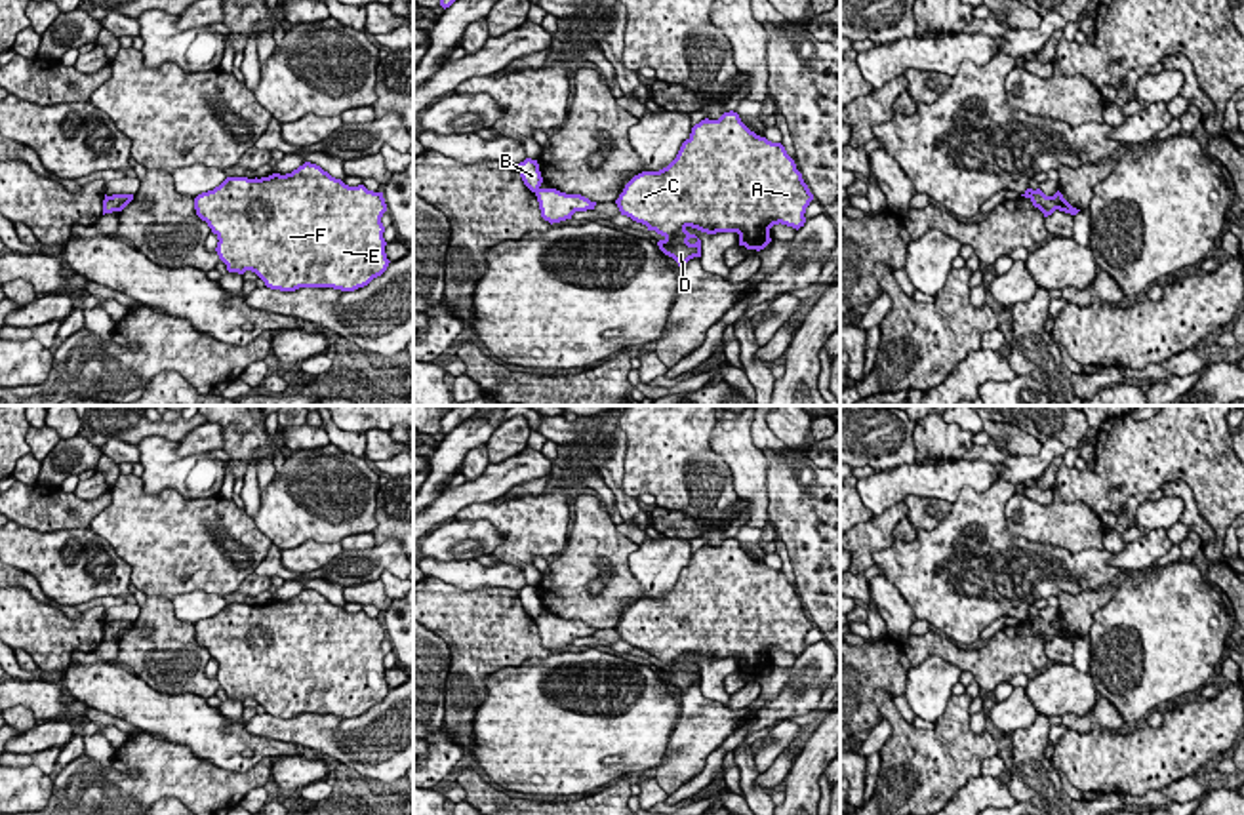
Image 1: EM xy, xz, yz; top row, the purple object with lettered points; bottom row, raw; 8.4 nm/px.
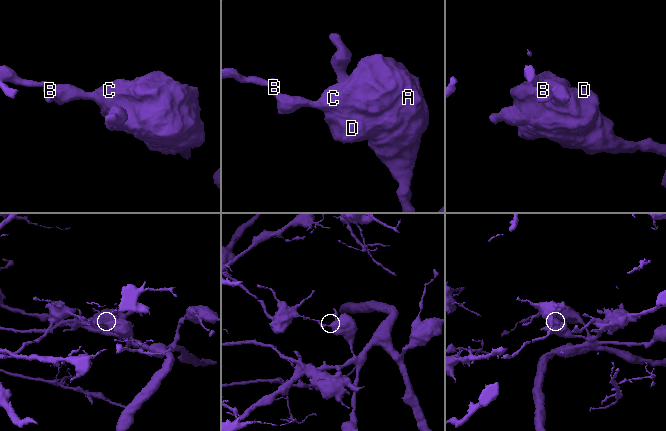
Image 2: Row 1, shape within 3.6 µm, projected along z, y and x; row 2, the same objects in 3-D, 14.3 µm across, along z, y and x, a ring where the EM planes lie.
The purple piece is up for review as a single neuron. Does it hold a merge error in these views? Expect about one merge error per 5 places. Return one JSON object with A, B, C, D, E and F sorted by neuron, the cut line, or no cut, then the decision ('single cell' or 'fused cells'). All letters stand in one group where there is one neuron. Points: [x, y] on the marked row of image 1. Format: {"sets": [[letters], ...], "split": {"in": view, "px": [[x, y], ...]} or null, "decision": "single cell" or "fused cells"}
{"sets": [["A", "C", "D", "E", "F"], ["B"]], "split": {"in": "yz", "px": [[1050, 197], [1056, 208]]}, "decision": "fused cells"}

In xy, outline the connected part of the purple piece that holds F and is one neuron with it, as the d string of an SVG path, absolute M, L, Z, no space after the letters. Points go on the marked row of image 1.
M311 162L286 175L227 177L213 190L198 194L194 209L217 236L215 251L227 270L238 274L251 270L271 289L354 291L381 276L391 263L381 223L387 211L383 192L368 190L364 185L349 187Z

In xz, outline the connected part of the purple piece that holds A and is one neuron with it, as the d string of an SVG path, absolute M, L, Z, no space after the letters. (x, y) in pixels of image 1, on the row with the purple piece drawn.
M730 110L718 120L705 118L695 124L676 158L659 171L634 175L615 204L621 215L661 234L659 249L682 268L690 259L701 257L701 240L688 227L707 234L737 232L739 246L760 251L772 242L773 225L796 230L804 227L812 200L813 194L785 147L756 135Z

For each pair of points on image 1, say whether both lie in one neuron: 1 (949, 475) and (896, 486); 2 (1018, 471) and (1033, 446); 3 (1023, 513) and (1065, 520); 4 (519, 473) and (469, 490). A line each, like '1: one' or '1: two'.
1: one
2: two
3: one
4: one

